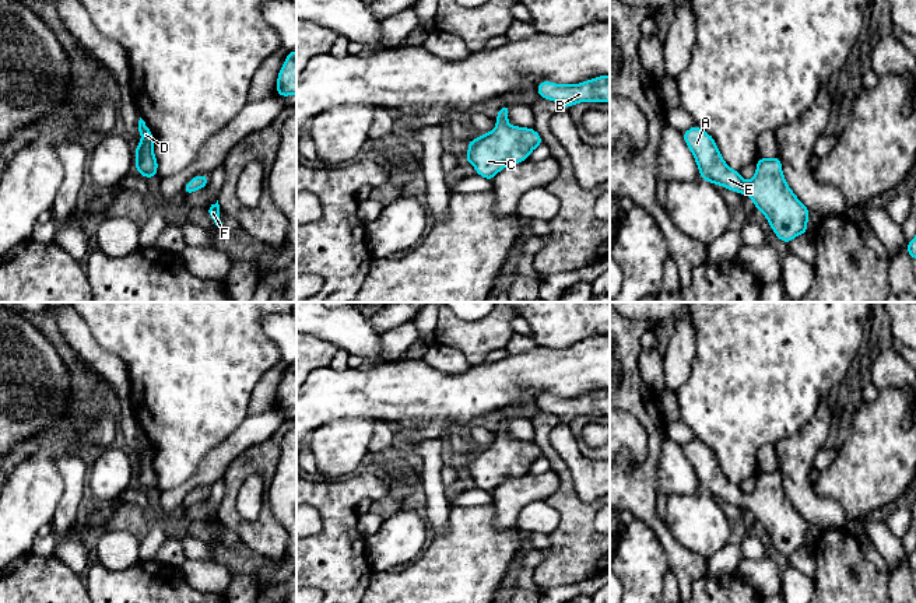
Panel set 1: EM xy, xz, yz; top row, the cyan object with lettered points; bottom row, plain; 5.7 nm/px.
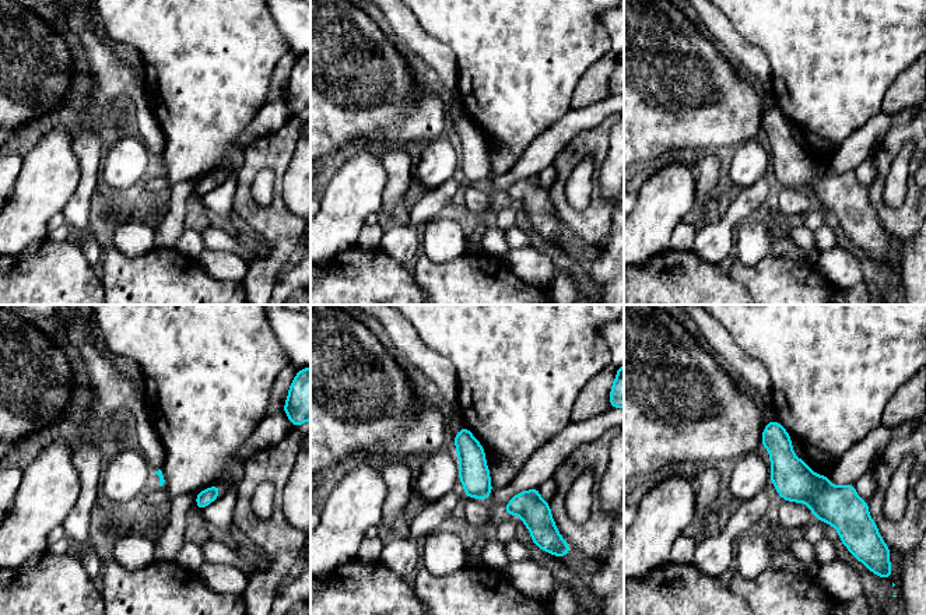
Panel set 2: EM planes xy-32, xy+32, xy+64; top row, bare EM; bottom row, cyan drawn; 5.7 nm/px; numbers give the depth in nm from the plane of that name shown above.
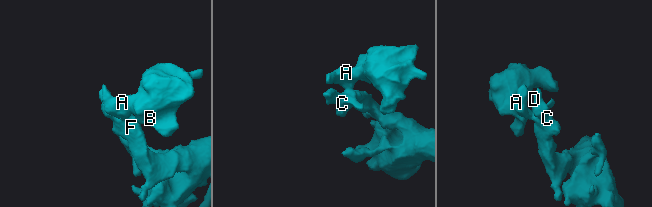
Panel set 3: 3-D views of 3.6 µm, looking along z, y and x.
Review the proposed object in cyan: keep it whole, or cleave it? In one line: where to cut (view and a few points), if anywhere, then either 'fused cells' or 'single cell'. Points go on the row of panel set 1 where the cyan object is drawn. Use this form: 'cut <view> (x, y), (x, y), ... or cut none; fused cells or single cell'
cut none; single cell

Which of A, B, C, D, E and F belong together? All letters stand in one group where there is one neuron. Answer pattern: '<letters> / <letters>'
A B C D E F

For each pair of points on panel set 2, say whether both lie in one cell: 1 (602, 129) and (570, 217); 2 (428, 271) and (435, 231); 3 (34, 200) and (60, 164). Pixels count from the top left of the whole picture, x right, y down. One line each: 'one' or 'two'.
1: one
2: two
3: one

